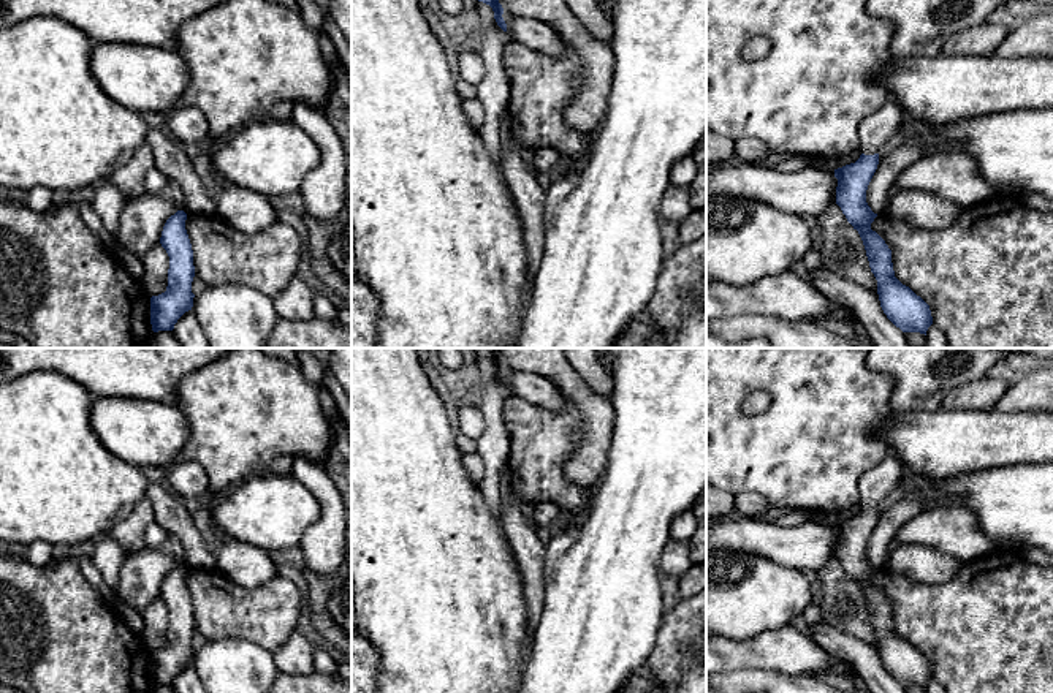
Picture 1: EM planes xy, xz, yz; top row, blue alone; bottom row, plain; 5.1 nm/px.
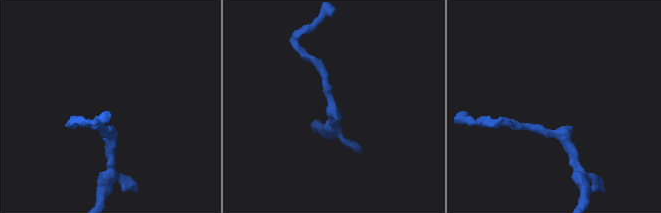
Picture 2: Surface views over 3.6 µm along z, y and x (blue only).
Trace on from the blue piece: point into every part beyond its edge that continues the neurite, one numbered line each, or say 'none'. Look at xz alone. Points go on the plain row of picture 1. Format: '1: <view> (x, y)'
none

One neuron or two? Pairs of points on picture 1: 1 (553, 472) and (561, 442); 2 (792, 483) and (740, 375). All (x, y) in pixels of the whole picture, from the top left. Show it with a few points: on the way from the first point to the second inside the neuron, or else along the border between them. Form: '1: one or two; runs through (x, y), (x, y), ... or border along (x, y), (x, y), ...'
1: one; runs through (553, 464), (553, 450)
2: one; runs through (765, 456), (733, 424), (733, 402)

